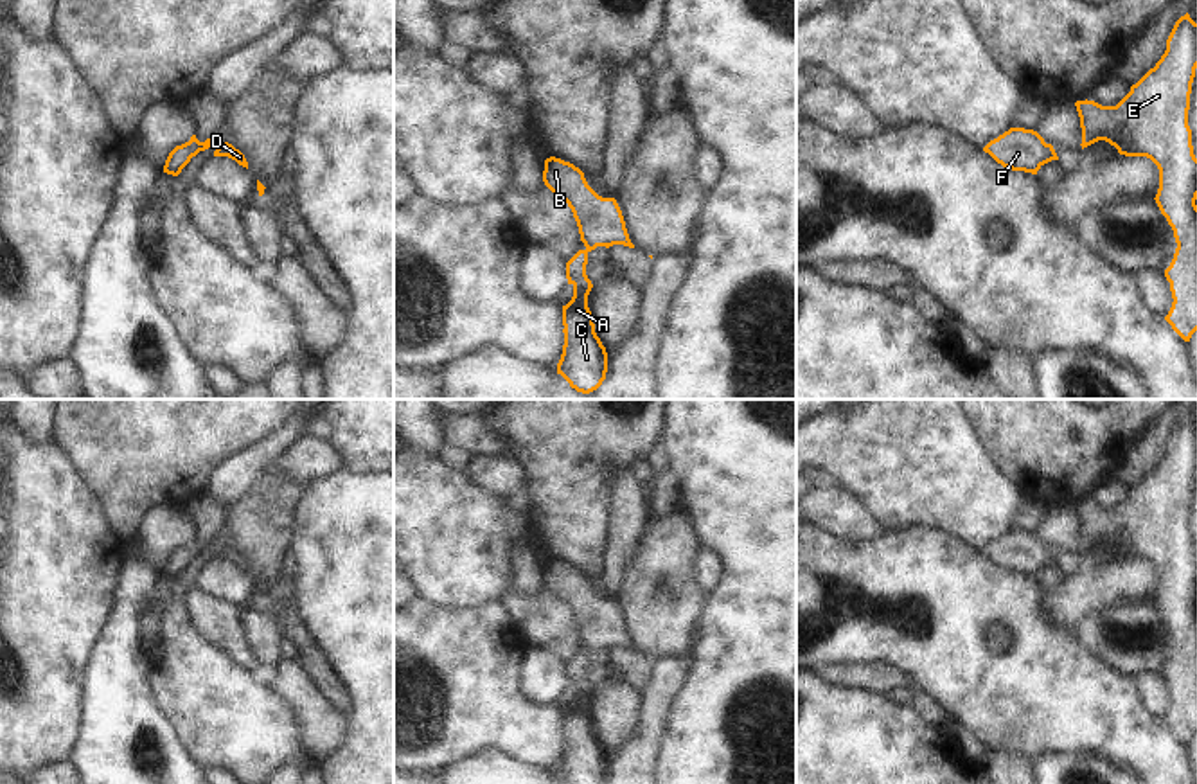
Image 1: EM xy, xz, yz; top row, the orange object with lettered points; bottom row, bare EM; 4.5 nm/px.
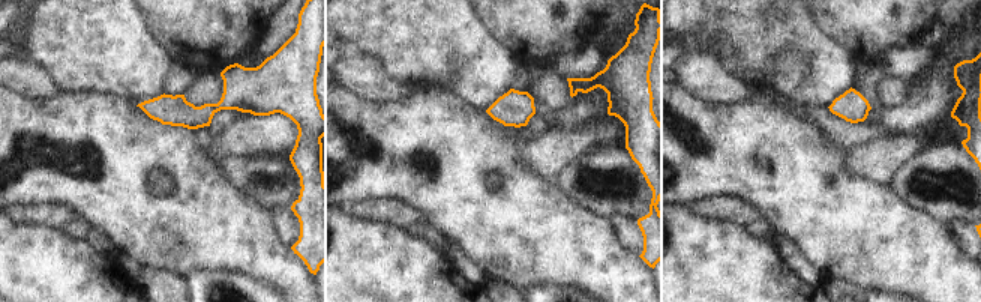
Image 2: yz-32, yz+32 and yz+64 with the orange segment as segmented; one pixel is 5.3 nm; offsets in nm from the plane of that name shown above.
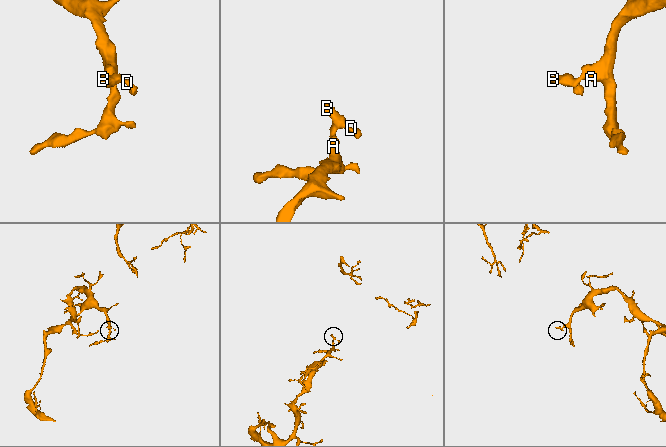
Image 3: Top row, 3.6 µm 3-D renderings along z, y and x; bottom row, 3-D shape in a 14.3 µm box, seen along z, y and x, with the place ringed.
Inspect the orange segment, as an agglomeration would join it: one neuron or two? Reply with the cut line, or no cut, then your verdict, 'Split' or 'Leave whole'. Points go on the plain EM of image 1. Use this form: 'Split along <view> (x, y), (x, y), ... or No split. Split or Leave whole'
No split. Leave whole

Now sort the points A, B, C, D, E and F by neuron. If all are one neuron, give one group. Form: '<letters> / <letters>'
A B C D E F

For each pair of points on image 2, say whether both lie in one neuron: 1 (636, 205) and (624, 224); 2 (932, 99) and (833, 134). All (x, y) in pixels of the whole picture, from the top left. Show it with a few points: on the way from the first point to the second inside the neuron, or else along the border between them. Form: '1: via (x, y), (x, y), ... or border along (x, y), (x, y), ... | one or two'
1: border along (609, 220), (614, 217), (630, 217), (636, 221) | two
2: via (908, 117), (890, 122), (872, 132), (857, 134) | one

